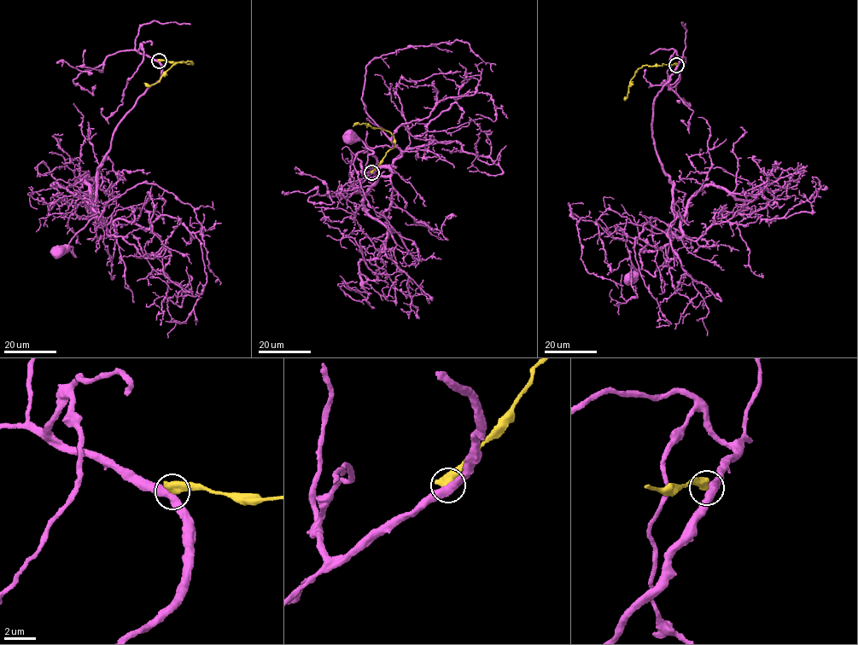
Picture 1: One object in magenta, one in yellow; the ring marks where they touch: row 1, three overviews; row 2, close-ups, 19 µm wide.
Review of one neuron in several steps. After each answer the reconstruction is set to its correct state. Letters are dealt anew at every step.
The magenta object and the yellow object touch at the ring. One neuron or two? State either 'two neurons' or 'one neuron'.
two neurons

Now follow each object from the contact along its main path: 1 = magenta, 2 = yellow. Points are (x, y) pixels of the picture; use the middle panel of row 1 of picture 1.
1: (371, 172), (375, 157), (356, 157), (362, 173), (373, 171), (372, 153), (352, 136)
2: (371, 172), (394, 147), (395, 139), (388, 131), (364, 123), (353, 126)

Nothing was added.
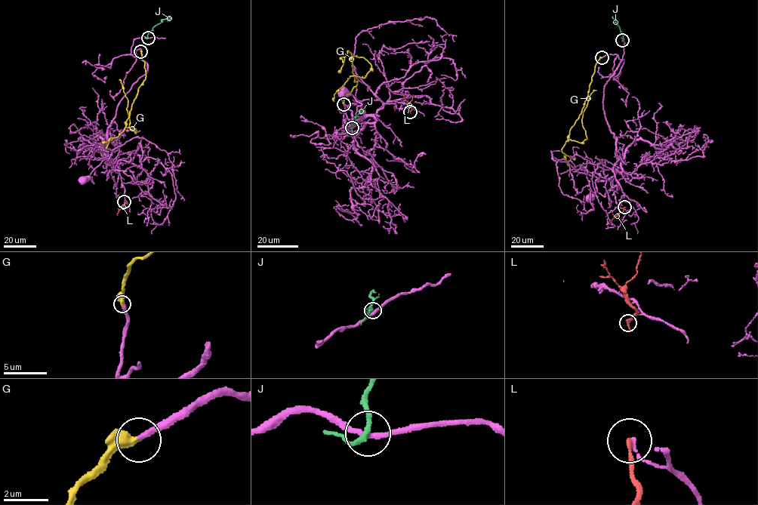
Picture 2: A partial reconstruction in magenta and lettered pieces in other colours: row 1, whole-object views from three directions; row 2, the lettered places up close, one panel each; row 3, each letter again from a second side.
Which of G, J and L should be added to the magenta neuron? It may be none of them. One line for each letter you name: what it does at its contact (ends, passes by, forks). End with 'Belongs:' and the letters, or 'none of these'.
G: It ends there
Belongs: G

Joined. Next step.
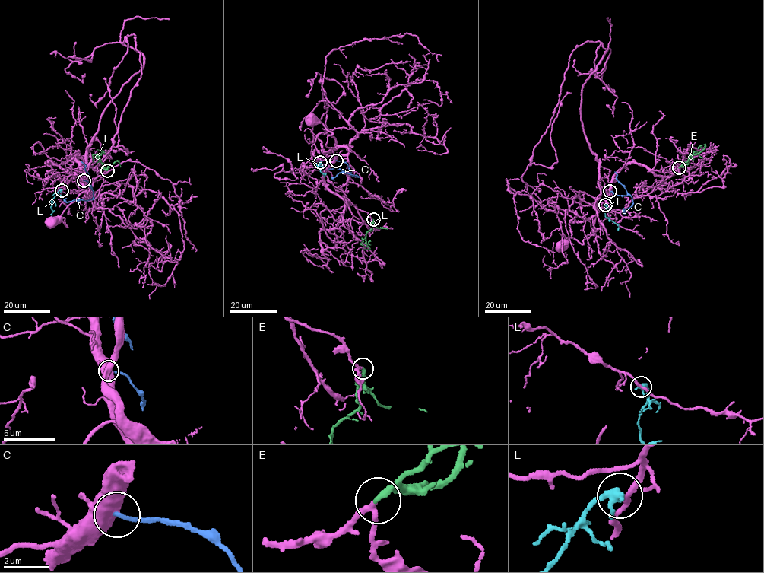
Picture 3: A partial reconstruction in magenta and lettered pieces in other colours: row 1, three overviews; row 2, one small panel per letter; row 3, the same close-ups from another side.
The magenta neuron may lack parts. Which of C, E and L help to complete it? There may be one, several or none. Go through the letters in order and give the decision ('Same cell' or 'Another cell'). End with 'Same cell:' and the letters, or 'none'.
C: Another cell
E: Same cell
L: Another cell
Same cell: E

